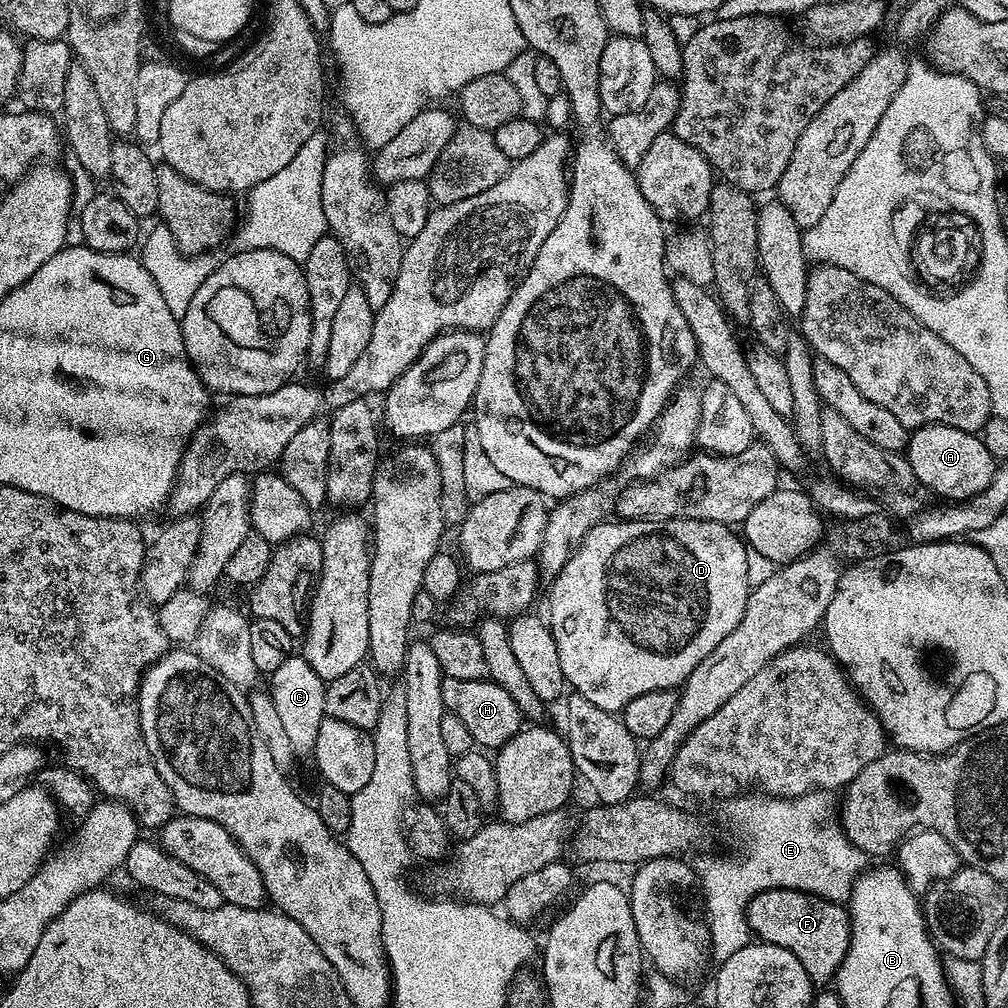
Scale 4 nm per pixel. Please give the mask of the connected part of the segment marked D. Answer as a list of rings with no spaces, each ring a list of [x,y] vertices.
[[[613,519],[611,522],[599,524],[591,528],[586,538],[576,547],[576,552],[562,566],[556,579],[551,581],[552,593],[548,596],[548,616],[546,623],[552,629],[552,637],[558,646],[558,662],[562,662],[562,674],[567,687],[573,693],[582,695],[589,702],[594,702],[599,709],[615,714],[623,713],[625,706],[638,694],[650,694],[650,690],[662,690],[663,688],[679,689],[688,675],[742,622],[742,614],[746,610],[750,583],[748,584],[748,556],[749,549],[745,541],[739,535],[736,536],[731,527],[718,522],[706,522],[705,520],[622,520]]]

